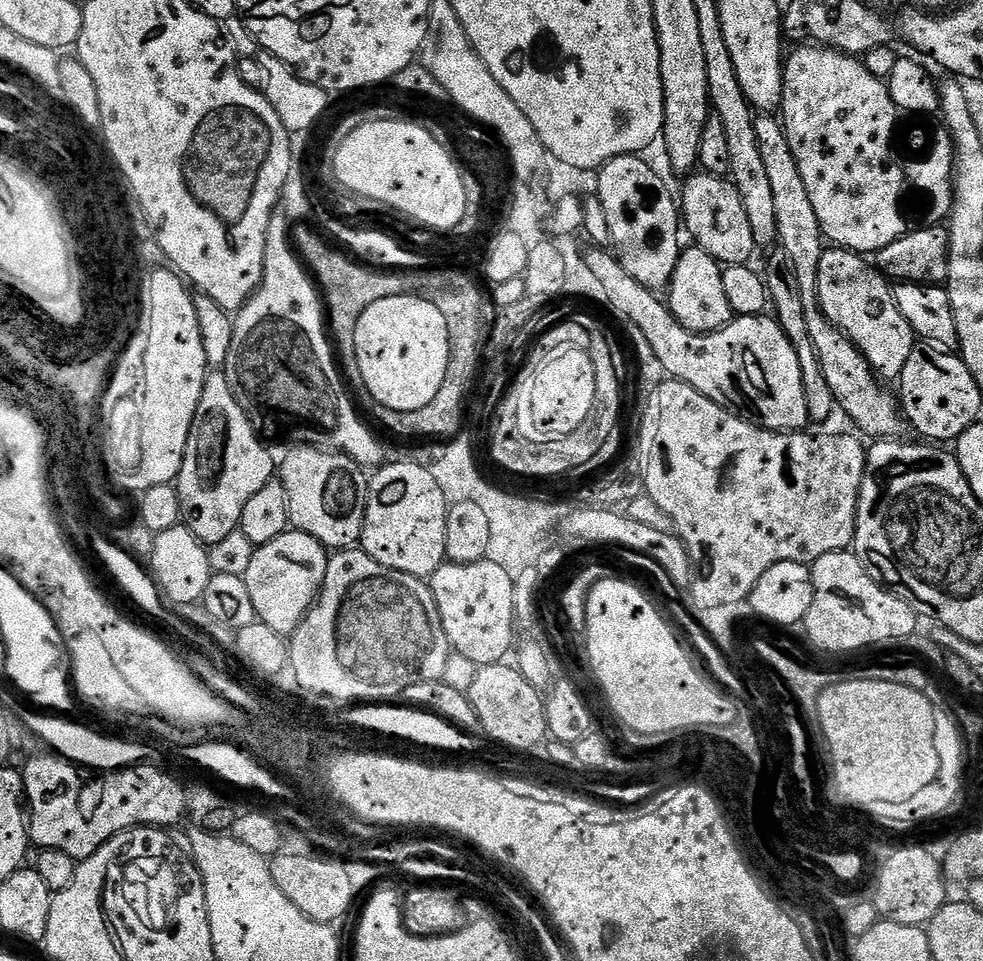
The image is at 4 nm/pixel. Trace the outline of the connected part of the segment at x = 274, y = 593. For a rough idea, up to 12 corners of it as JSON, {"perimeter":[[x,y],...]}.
{"perimeter":[[283,532],[243,576],[257,621],[291,637],[316,603],[329,549]]}

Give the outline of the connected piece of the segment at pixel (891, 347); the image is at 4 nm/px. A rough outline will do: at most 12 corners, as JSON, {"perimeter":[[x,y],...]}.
{"perimeter":[[832,246],[818,302],[877,377],[895,381],[914,333],[893,285]]}

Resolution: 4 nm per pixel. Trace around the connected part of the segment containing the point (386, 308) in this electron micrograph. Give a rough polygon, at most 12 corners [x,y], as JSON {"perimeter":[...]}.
{"perimeter":[[420,296],[358,318],[362,382],[381,408],[417,412],[442,390],[450,334]]}

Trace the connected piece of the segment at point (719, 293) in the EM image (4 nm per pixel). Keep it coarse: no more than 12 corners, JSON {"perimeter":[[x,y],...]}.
{"perimeter":[[706,250],[680,253],[666,303],[686,330],[734,318],[724,268]]}

